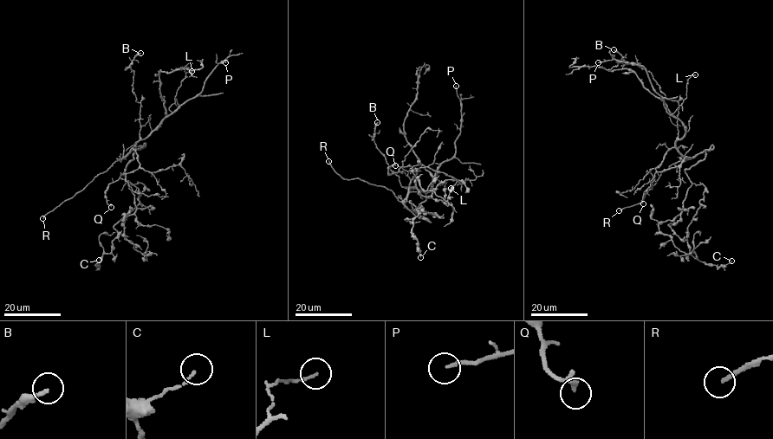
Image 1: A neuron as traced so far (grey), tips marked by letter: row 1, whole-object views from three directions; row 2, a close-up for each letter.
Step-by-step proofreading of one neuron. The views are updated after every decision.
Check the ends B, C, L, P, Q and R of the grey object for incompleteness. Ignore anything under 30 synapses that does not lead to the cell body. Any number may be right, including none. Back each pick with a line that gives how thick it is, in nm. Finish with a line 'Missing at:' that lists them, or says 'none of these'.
B: 190 nm thick
R: 200 nm thick
Missing at: B, R

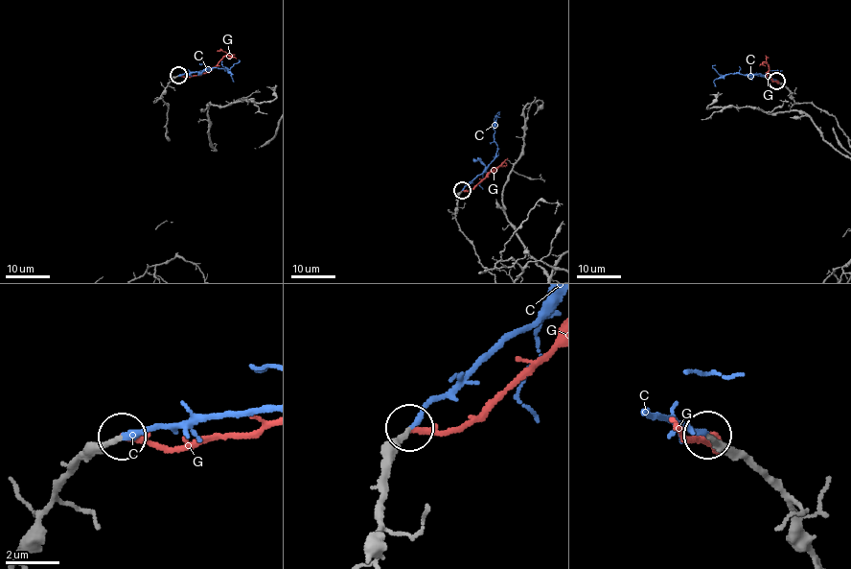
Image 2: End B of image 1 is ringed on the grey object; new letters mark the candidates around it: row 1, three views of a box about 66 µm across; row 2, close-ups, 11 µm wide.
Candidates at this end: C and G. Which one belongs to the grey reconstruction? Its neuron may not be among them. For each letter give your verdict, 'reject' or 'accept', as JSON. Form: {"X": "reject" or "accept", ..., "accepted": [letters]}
{"C": "accept", "G": "reject", "accepted": ["C"]}

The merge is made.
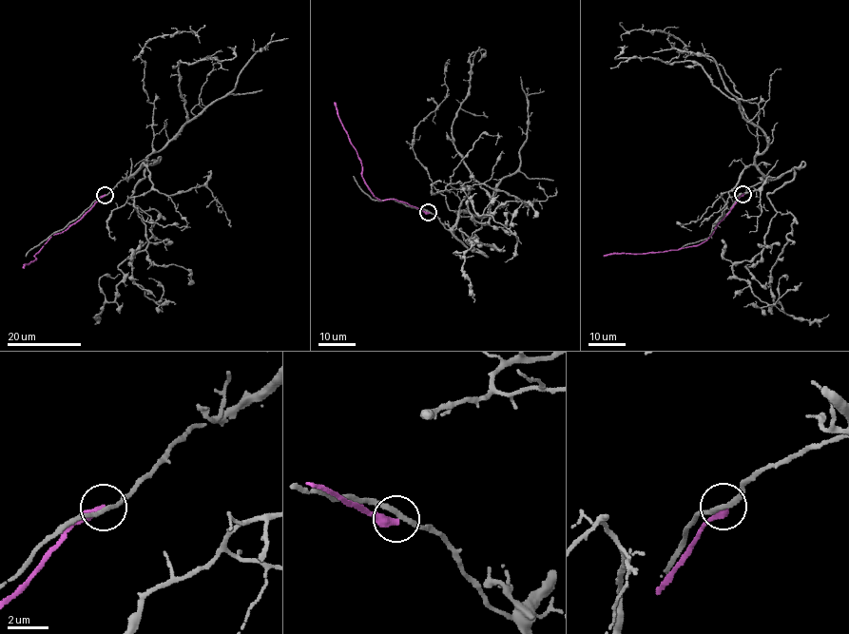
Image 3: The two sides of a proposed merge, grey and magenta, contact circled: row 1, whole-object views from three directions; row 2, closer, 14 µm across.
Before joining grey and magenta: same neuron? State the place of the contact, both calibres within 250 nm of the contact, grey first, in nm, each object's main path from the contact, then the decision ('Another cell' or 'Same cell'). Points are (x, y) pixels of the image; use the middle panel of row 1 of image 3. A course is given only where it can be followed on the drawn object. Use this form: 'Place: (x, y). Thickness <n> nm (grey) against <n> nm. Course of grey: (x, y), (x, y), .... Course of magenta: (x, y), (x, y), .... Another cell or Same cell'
Place: (428, 212). Thickness 220 nm (grey) against 340 nm. Course of grey: (429, 213), (469, 249), (460, 229), (497, 248), (466, 240), (473, 239), (462, 266), (473, 302). Course of magenta: (429, 213), (402, 201), (380, 201), (374, 196), (361, 175), (361, 161), (340, 122), (334, 102). Another cell

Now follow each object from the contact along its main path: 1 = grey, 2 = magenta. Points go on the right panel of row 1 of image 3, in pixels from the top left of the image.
1: (742, 193), (794, 169), (767, 195), (774, 209), (794, 217), (771, 268), (771, 295), (790, 316), (829, 314)
2: (742, 193), (707, 240), (695, 246), (642, 254), (603, 255)

